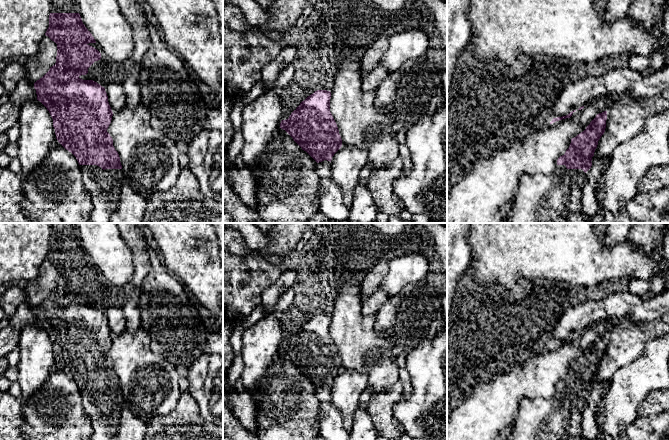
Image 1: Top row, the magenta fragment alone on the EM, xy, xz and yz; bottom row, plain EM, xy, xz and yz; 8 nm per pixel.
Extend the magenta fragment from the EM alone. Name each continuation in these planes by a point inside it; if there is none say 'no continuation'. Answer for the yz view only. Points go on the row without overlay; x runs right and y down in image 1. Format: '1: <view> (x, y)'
1: yz (557, 418)

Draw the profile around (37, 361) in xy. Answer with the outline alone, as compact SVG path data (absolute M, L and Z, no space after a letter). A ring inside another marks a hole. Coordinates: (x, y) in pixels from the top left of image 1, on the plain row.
M37 323L26 325L22 329L17 349L20 352L17 382L21 388L21 399L28 401L58 364L49 335Z

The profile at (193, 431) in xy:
M188 391L181 393L171 413L156 416L148 422L144 440L223 440L223 427L207 422L201 416L195 400Z

